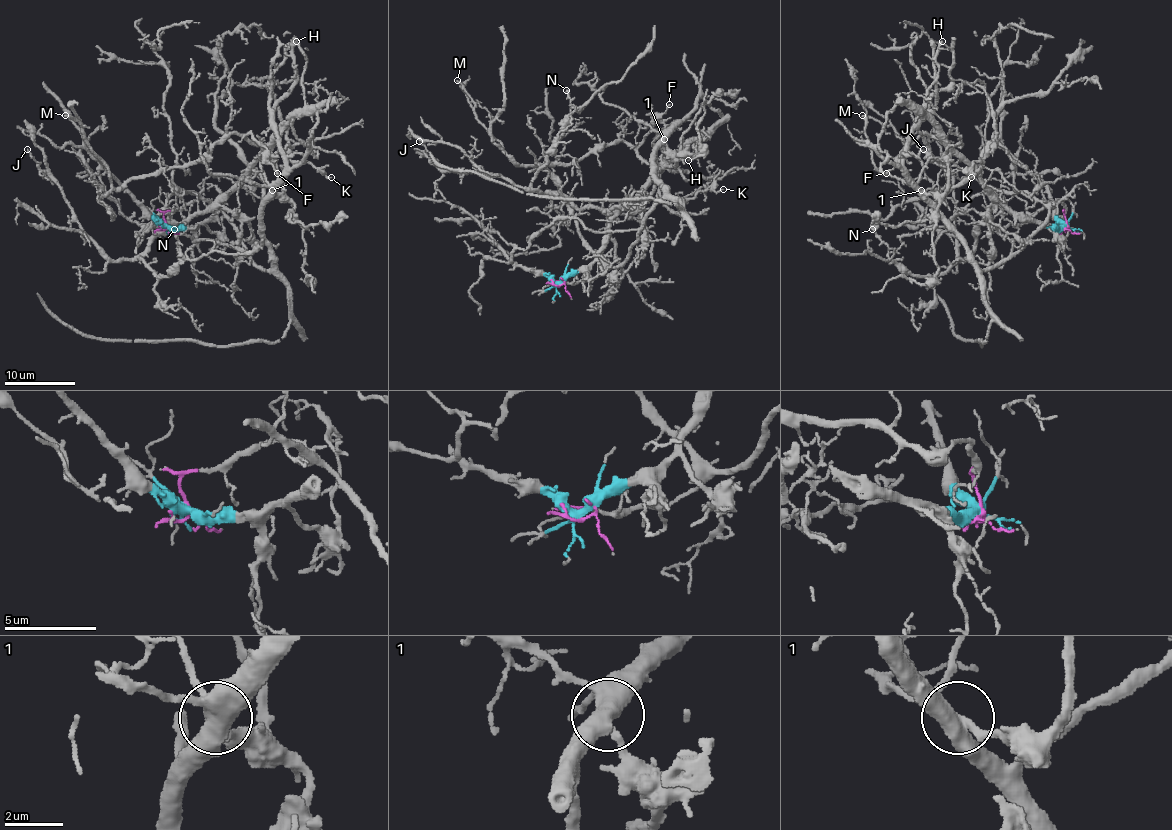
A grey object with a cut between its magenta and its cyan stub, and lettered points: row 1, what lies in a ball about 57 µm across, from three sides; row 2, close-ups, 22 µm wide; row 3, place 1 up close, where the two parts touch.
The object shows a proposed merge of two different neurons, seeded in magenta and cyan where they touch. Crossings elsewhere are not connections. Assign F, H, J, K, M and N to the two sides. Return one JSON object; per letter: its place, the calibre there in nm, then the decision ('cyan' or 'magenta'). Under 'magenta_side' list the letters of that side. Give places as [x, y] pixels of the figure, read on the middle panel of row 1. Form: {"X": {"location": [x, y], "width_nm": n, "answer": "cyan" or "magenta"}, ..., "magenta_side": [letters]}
{"F": {"location": [669, 104], "width_nm": 150, "answer": "cyan"}, "H": {"location": [688, 160], "width_nm": 220, "answer": "cyan"}, "J": {"location": [419, 141], "width_nm": 110, "answer": "cyan"}, "K": {"location": [723, 189], "width_nm": 150, "answer": "magenta"}, "M": {"location": [457, 80], "width_nm": 190, "answer": "cyan"}, "N": {"location": [566, 90], "width_nm": 160, "answer": "cyan"}, "magenta_side": ["K"]}

